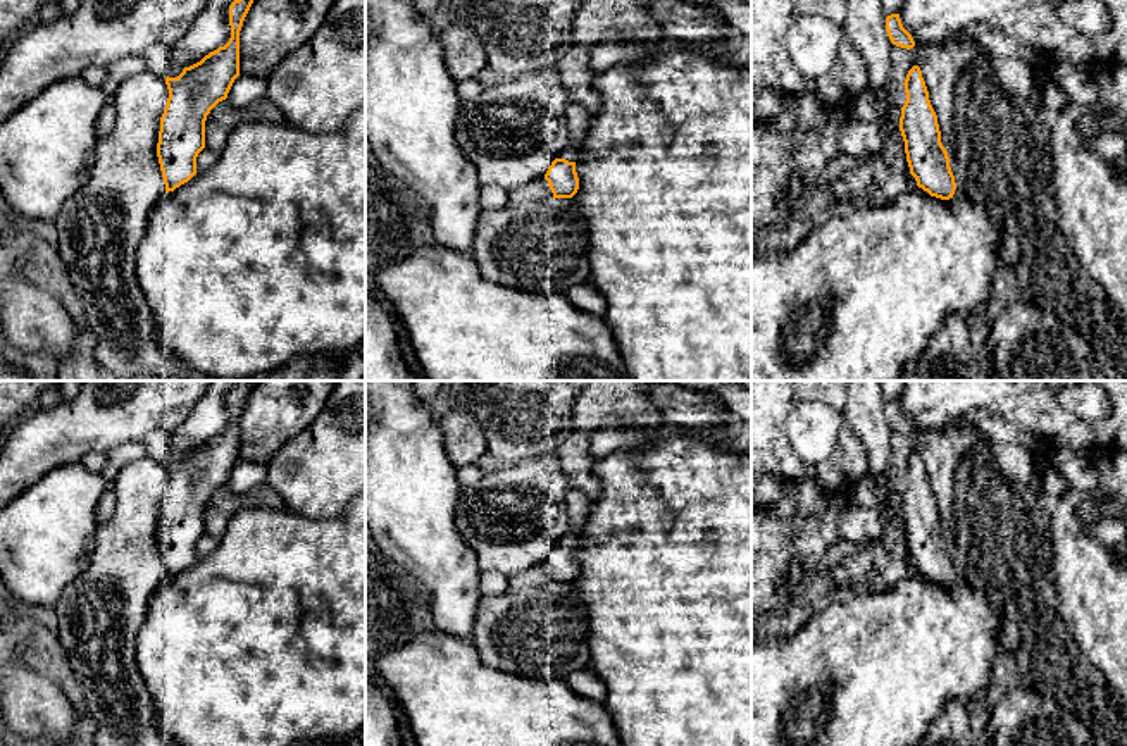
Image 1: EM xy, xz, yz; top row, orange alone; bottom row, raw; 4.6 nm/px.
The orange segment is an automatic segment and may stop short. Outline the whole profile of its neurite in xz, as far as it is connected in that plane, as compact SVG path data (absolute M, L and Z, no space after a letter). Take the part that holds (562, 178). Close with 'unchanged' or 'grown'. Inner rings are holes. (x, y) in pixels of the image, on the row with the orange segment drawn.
M555 159L543 177L508 191L508 203L536 203L550 198L572 198L579 190L576 162Z; grown

